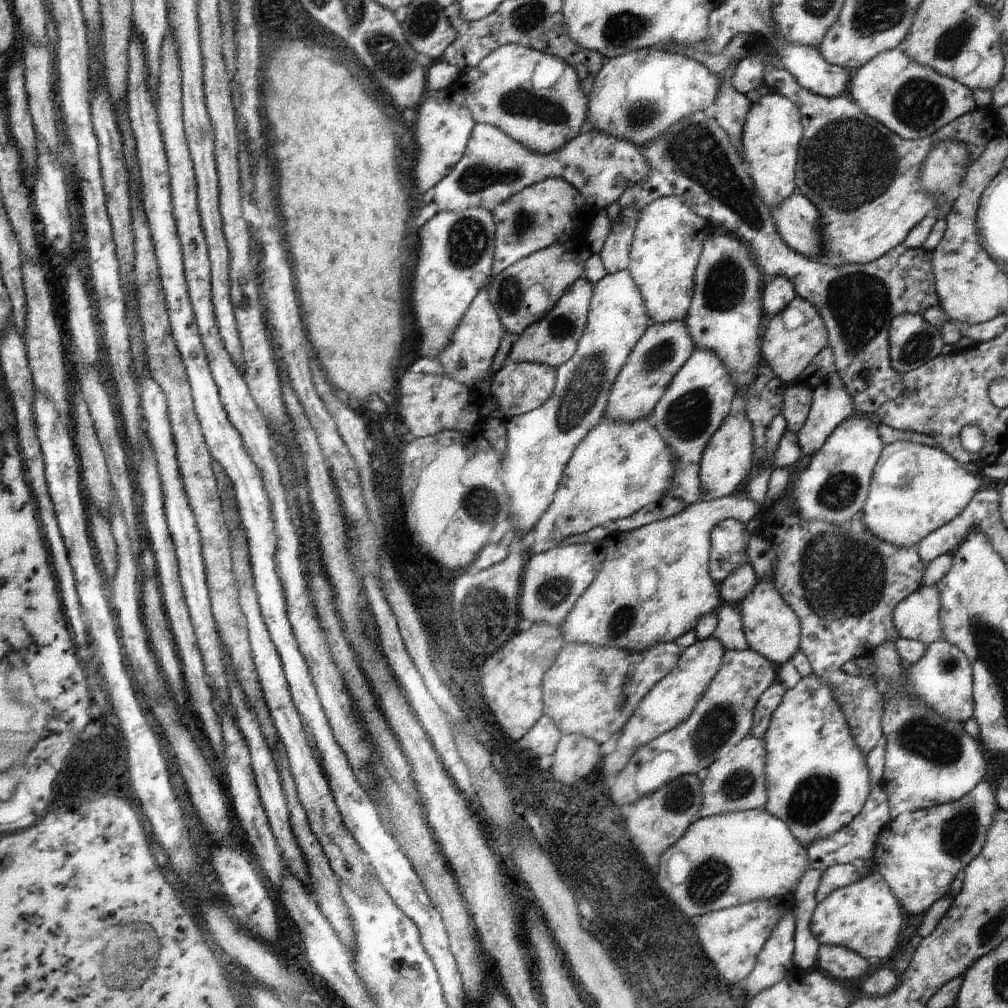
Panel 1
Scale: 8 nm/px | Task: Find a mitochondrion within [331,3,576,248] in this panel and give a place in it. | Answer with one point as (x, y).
(517, 103)

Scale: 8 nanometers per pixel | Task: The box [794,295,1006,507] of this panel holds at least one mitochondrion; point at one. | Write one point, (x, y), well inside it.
(920, 344)

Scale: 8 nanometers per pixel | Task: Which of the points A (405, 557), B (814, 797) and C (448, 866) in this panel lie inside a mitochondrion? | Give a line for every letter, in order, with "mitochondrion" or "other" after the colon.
A: other
B: mitochondrion
C: other

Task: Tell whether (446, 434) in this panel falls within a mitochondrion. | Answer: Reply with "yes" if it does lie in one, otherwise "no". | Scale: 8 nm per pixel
no

